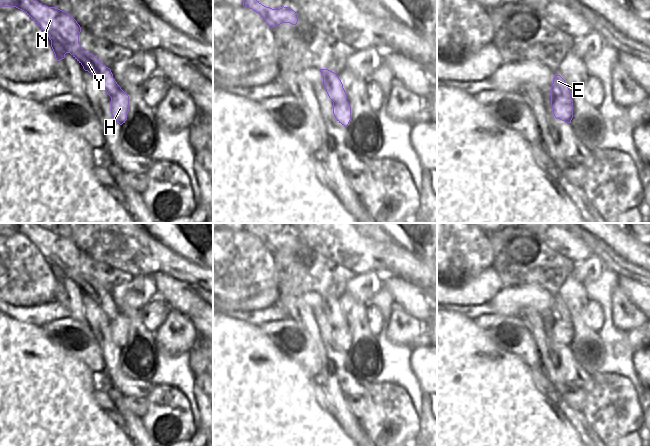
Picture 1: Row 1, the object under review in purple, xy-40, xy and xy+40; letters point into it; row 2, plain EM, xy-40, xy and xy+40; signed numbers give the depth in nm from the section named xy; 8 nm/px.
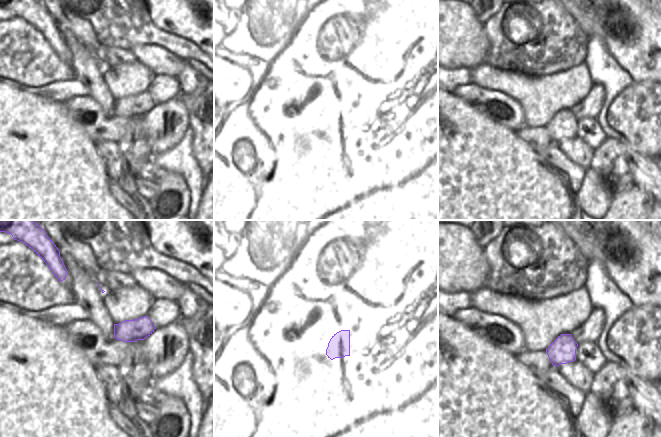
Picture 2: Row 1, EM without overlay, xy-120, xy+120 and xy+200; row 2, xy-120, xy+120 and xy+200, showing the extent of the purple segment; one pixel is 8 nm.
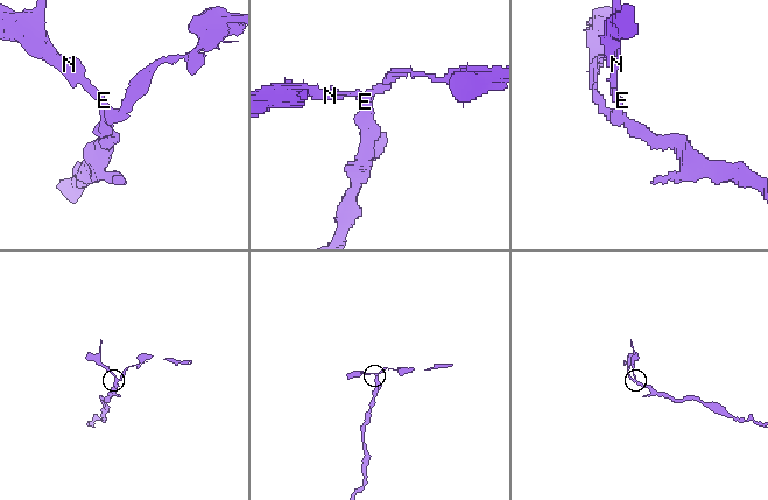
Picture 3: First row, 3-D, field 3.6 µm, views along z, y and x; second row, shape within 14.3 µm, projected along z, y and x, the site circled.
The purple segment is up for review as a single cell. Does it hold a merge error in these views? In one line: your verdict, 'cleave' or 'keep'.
cleave

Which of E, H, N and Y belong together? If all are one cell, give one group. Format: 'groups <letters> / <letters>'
groups E N Y / H

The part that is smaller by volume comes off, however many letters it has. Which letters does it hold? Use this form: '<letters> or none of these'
E, N, Y.

